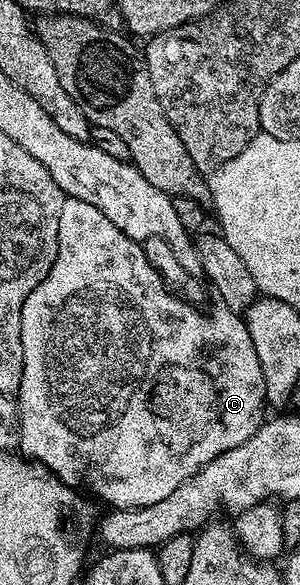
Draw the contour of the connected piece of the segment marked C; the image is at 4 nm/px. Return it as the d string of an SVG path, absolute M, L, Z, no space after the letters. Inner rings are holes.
M65 196L62 215L58 219L58 255L54 259L54 267L50 267L46 279L42 279L42 283L30 291L26 303L22 303L19 452L25 458L43 465L62 483L79 487L93 498L101 497L108 504L106 506L112 509L136 509L161 502L218 455L250 439L259 431L266 417L262 363L258 363L258 351L254 351L254 342L250 339L248 324L243 316L223 307L203 313L190 302L175 297L168 290L169 282L163 272L152 266L144 249L141 242L130 239L121 229L114 227L114 223L110 223L110 219L106 219L98 207L77 197Z

